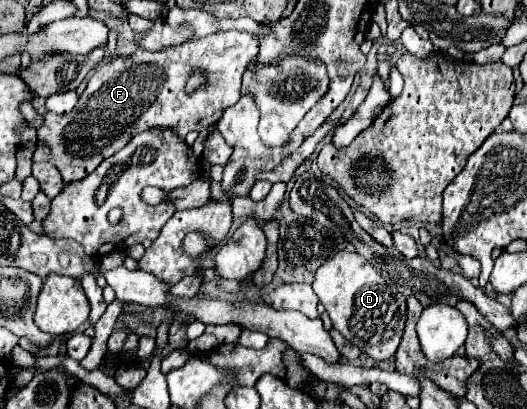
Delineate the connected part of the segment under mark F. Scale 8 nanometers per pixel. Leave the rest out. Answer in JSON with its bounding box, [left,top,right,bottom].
[33,31,259,183]

